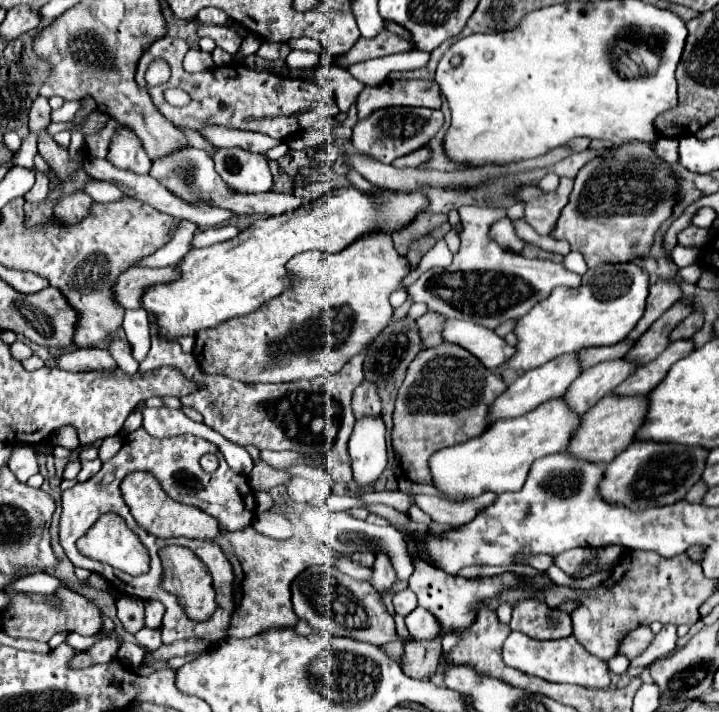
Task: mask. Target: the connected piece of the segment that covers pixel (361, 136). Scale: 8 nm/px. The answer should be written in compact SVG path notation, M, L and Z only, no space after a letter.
M395 106L395 108L381 108L371 112L365 120L359 120L353 128L353 138L351 138L351 146L353 150L391 164L395 158L401 158L417 148L421 148L423 144L427 144L437 130L443 124L443 114L441 110L431 110L431 108L411 108L411 106Z

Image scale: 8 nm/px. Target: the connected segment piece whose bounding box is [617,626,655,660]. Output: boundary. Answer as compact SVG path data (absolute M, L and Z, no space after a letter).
M639 626L639 628L631 630L621 640L621 646L619 646L617 654L623 654L629 660L633 660L633 658L637 658L639 654L643 654L649 648L649 644L651 644L653 638L655 638L655 634L649 630L649 626Z

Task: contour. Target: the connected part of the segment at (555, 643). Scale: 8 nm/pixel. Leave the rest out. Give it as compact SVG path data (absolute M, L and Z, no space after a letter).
M511 632L503 644L503 660L525 674L539 676L549 682L569 682L585 688L607 688L611 684L607 662L591 656L573 636L561 640L533 640L521 632Z

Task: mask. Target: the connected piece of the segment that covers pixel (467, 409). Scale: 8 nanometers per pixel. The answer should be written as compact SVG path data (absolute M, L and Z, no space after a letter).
M441 344L437 348L421 350L407 368L407 376L397 392L395 410L393 410L393 432L391 446L393 452L401 458L403 474L415 482L431 482L429 476L429 456L445 446L467 442L473 436L479 436L487 428L487 406L507 388L507 384L497 378L489 368L485 368L473 354L457 344Z

